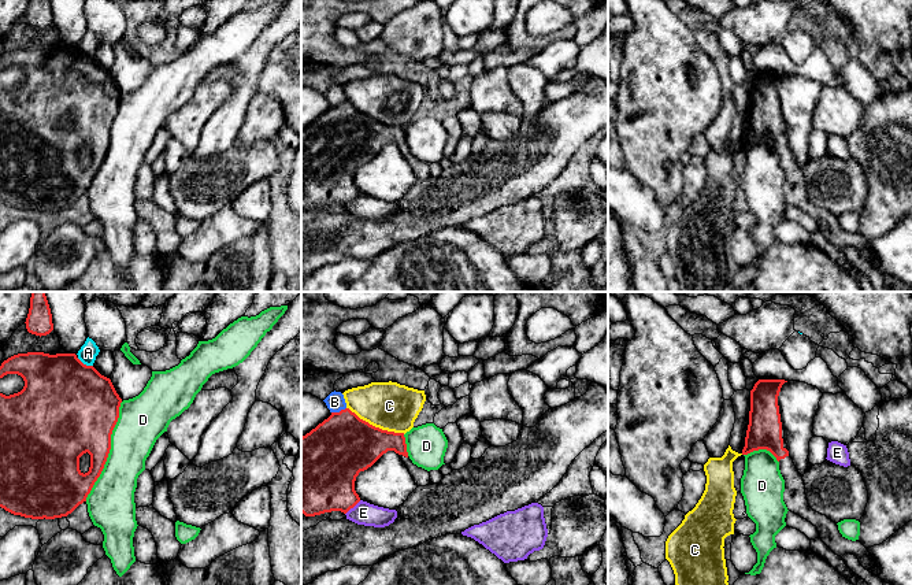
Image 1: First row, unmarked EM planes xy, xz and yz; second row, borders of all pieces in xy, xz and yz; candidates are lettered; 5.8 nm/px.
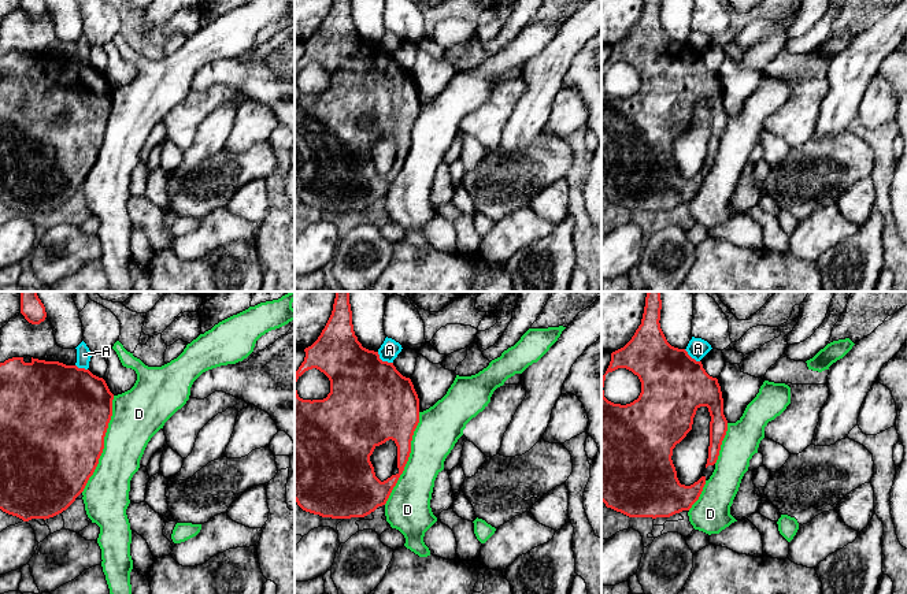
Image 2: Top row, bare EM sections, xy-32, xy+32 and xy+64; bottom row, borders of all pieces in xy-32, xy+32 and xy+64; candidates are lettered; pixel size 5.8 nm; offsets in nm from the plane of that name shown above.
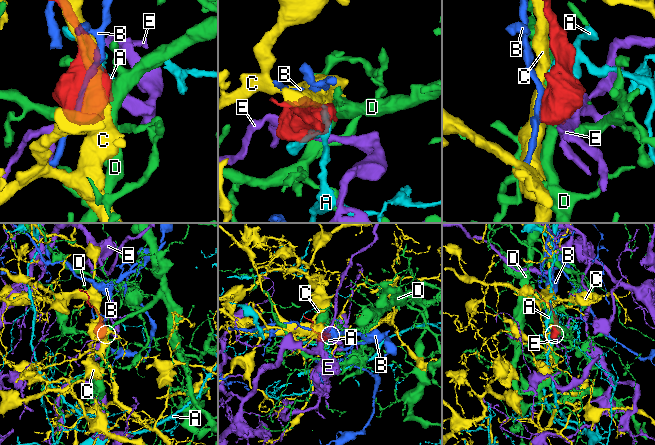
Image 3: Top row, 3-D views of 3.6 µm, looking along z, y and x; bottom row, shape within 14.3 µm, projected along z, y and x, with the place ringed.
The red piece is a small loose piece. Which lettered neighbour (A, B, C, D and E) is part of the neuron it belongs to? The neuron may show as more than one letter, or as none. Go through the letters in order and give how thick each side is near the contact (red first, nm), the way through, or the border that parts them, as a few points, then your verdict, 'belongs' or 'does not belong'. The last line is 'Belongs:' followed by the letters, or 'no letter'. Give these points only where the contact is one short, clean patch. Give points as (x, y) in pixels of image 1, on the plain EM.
A: 500 nm thick on the red side, 110 nm on the other; does not belong
B: 380 nm thick on the red side, 110 nm on the other; does not belong
C: 360 nm thick on the red side, 280 nm on the other; does not belong
D: 400 nm thick on the red side, 260 nm on the other; does not belong
E: 400 nm thick on the red side, 140 nm on the other; does not belong
Belongs: no letter

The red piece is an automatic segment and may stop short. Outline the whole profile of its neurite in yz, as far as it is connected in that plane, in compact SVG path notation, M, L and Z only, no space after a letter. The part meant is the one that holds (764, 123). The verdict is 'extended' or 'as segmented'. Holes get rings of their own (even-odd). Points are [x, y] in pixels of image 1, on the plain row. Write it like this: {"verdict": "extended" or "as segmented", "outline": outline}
{"verdict": "extended", "outline": "M759 73L750 84L749 118L742 148L767 142L779 155L785 173L783 195L789 204L811 215L819 225L822 234L838 249L854 248L860 258L878 270L878 260L868 242L859 234L845 232L838 218L813 204L807 193L802 169L796 162L785 134L781 115L778 89L785 73Z"}

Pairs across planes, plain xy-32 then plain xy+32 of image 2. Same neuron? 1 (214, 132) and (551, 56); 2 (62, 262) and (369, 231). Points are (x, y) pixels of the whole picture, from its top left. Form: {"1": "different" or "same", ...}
{"1": "same", "2": "same"}

